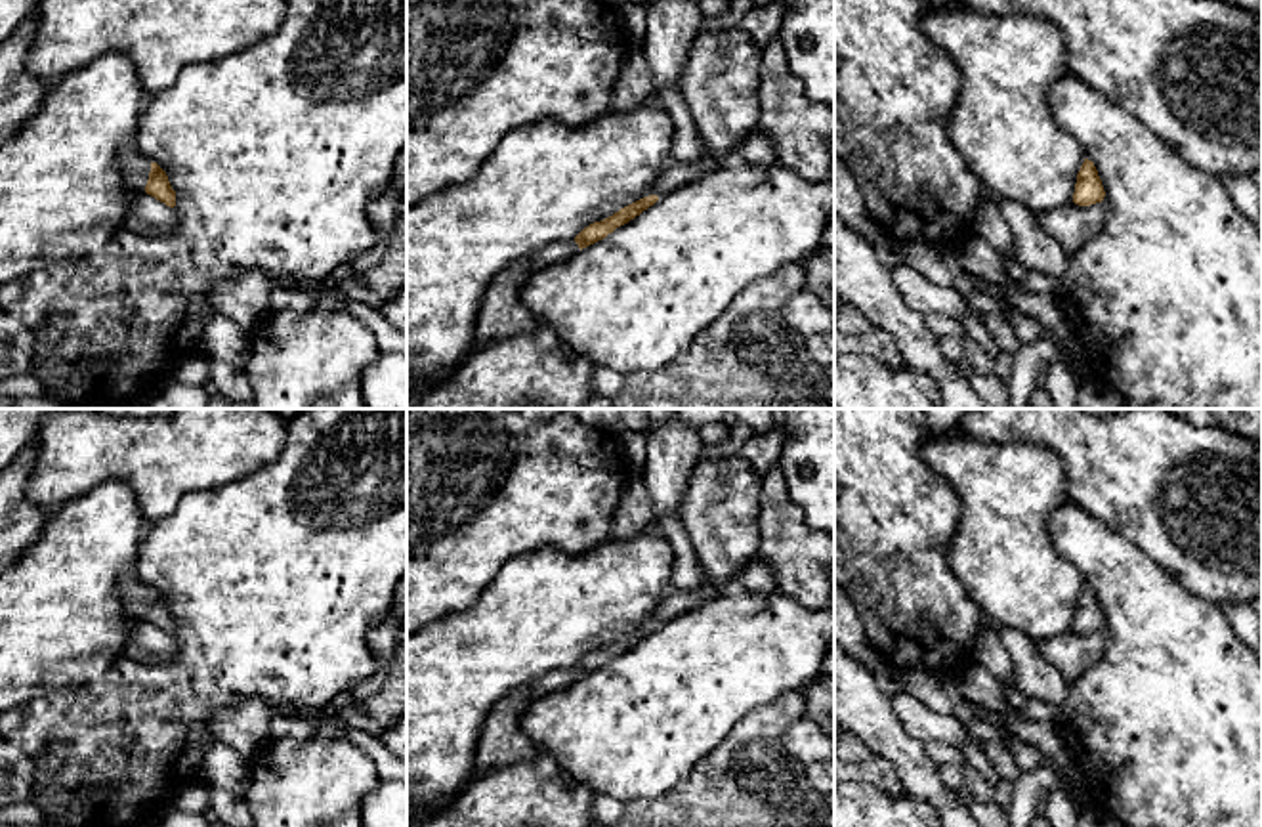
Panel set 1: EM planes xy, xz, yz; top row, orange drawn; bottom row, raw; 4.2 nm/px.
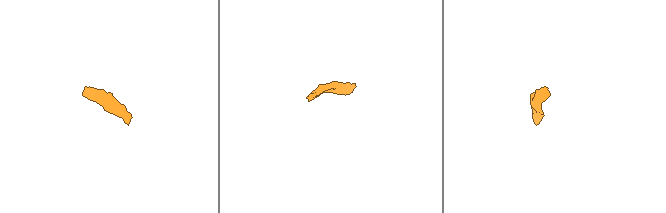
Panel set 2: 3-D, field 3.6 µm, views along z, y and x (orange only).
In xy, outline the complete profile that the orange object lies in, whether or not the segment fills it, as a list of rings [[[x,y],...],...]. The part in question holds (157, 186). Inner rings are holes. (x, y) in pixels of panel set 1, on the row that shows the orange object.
[[[128,145],[120,153],[118,160],[124,181],[137,193],[147,193],[166,206],[176,206],[176,191],[172,189],[166,172],[147,157],[143,157],[136,145]]]

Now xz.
[[[657,195],[643,197],[613,216],[594,222],[588,227],[584,227],[575,239],[571,241],[554,241],[538,250],[535,250],[531,256],[527,256],[527,264],[531,273],[538,271],[542,267],[559,264],[563,260],[569,260],[571,256],[578,254],[582,248],[605,239],[609,233],[613,233],[617,227],[628,223],[636,216],[640,216],[643,210],[653,206],[659,201]]]

